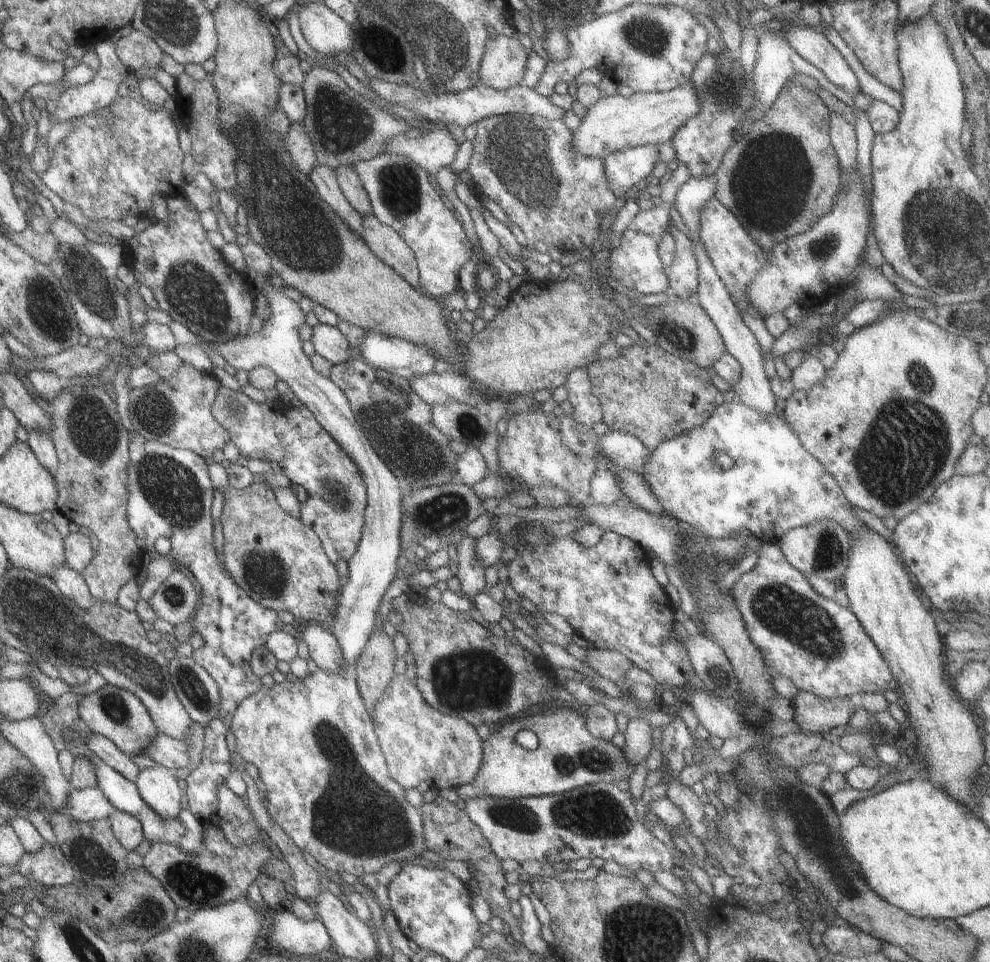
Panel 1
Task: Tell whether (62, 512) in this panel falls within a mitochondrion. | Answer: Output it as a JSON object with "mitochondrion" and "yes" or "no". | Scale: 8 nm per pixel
{"mitochondrion":"no"}

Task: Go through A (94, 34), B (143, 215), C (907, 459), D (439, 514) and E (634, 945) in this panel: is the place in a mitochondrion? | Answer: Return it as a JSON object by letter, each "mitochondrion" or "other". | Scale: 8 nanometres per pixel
{"A":"other","B":"other","C":"mitochondrion","D":"mitochondrion","E":"mitochondrion"}

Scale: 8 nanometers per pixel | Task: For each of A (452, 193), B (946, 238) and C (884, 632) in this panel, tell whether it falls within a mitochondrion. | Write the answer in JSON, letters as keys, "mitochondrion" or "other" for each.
{"A":"other","B":"mitochondrion","C":"other"}

